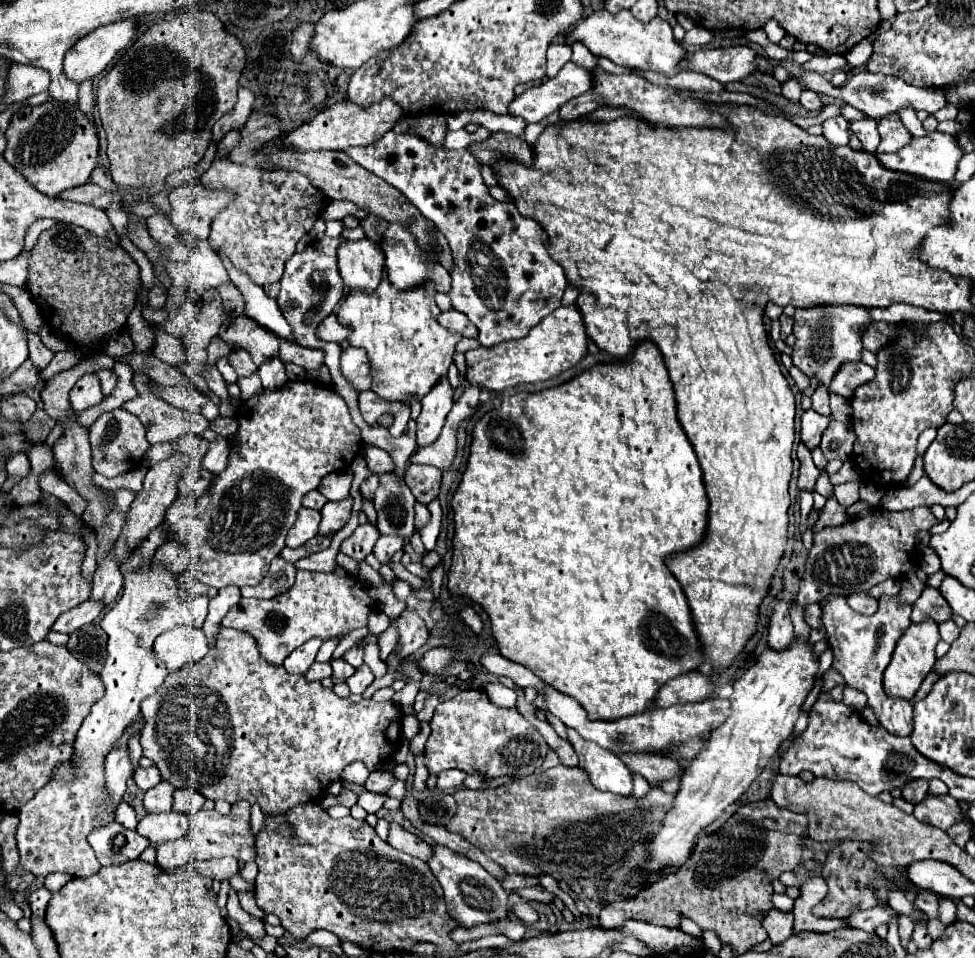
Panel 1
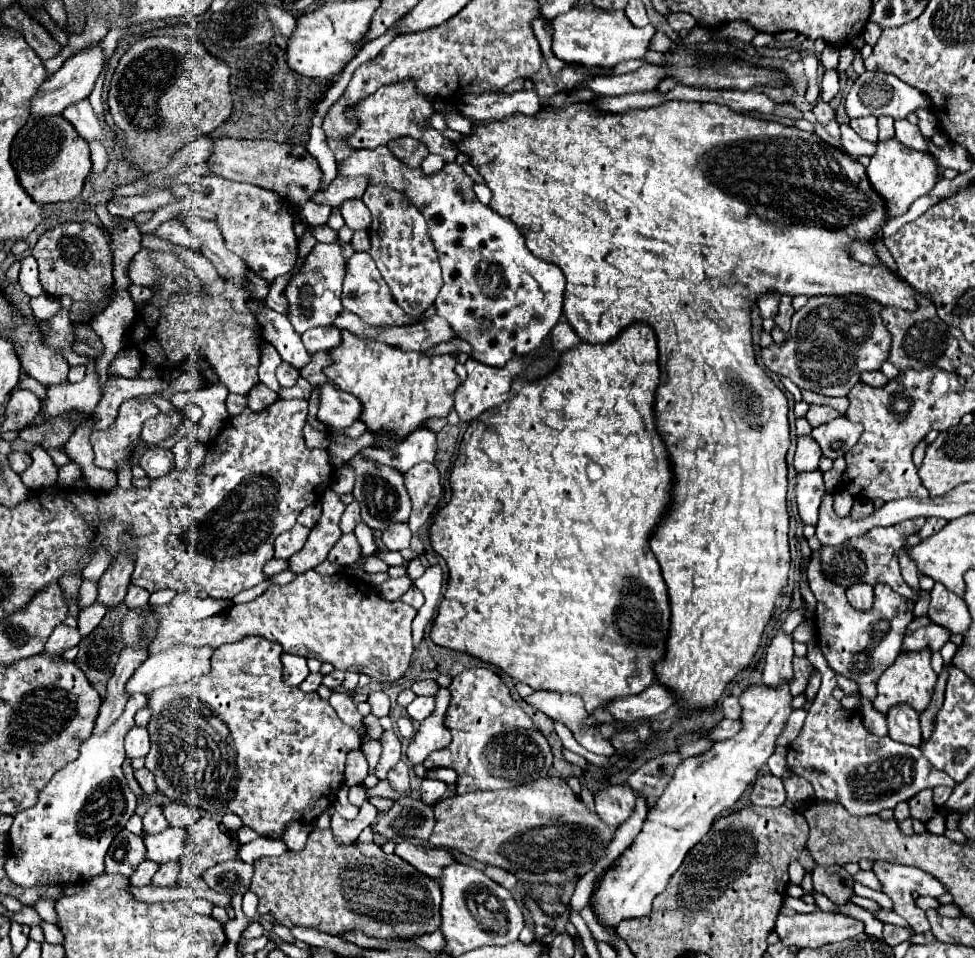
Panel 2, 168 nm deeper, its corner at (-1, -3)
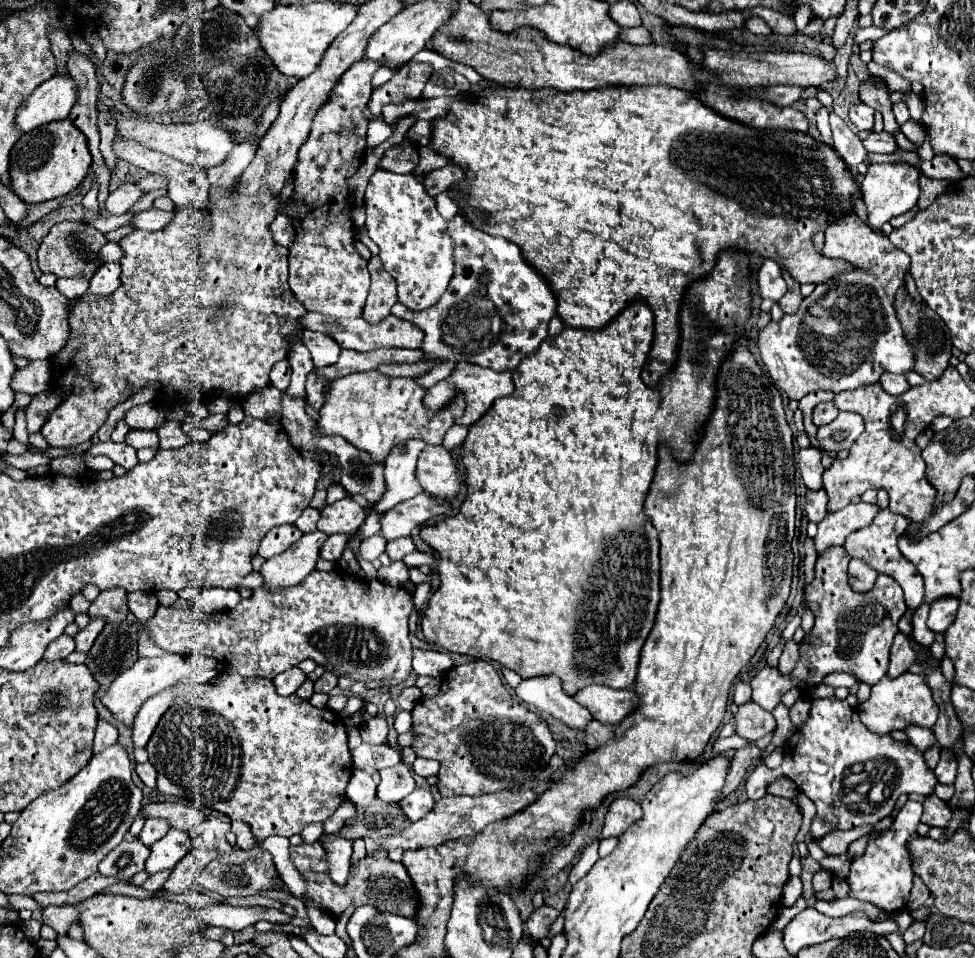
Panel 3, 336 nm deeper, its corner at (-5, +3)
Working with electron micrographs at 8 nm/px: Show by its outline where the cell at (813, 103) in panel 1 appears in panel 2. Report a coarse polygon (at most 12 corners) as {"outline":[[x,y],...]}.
{"outline":[[823,100],[815,104],[817,122],[827,126],[835,120],[835,110]]}

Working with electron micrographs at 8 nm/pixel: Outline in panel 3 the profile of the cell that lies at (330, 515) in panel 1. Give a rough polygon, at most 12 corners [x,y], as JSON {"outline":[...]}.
{"outline":[[303,534],[259,570],[269,588],[303,582],[329,536]]}

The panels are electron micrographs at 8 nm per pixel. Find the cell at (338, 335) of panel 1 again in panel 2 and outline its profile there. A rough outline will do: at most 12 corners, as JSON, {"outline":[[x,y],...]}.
{"outline":[[319,326],[303,332],[309,354],[341,344],[341,330]]}

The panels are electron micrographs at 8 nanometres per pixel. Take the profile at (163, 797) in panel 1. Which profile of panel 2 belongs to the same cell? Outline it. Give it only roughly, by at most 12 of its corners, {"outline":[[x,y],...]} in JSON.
{"outline":[[153,806],[143,816],[143,832],[159,834],[169,828],[163,810]]}

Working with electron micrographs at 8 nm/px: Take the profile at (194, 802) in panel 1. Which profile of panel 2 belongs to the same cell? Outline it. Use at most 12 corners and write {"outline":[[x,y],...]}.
{"outline":[[187,804],[163,806],[167,822],[189,828],[201,818]]}

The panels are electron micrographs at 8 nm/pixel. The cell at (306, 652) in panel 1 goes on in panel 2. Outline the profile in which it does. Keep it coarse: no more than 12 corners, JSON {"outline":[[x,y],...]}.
{"outline":[[281,654],[283,682],[299,686],[309,674],[307,660]]}

